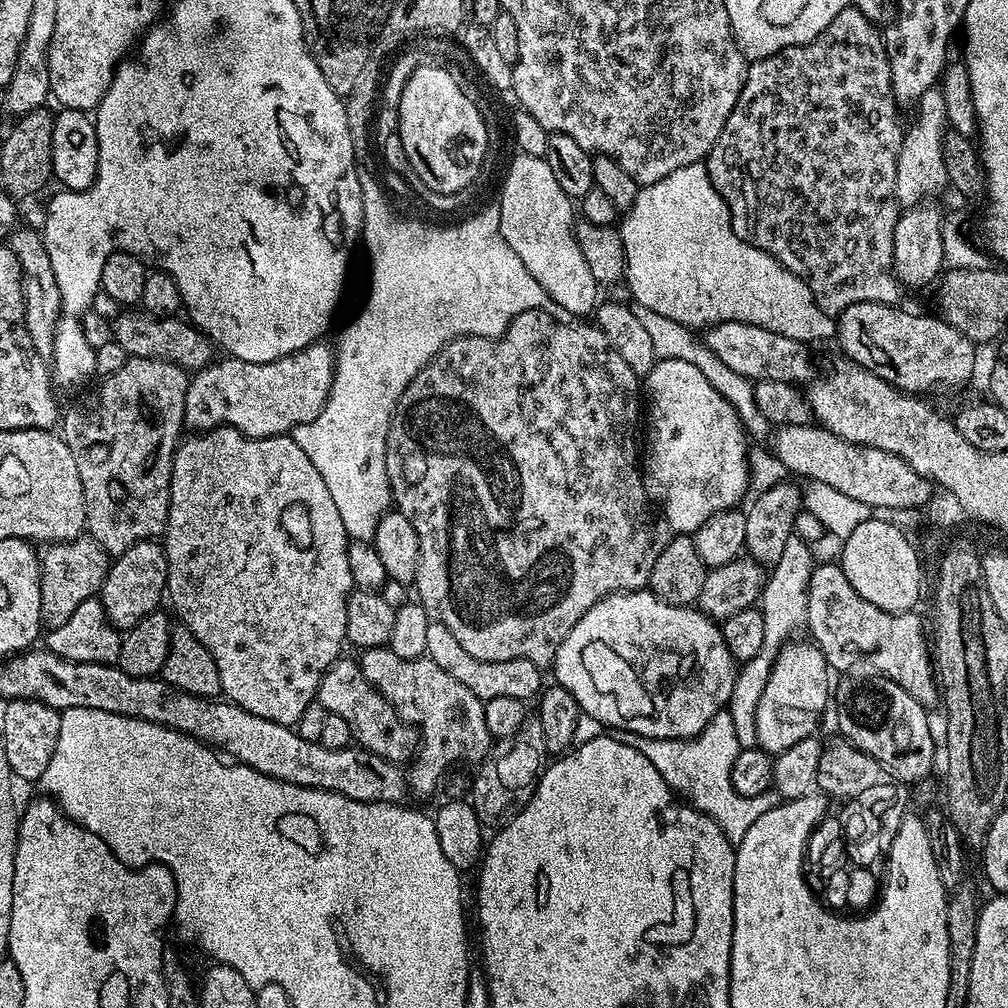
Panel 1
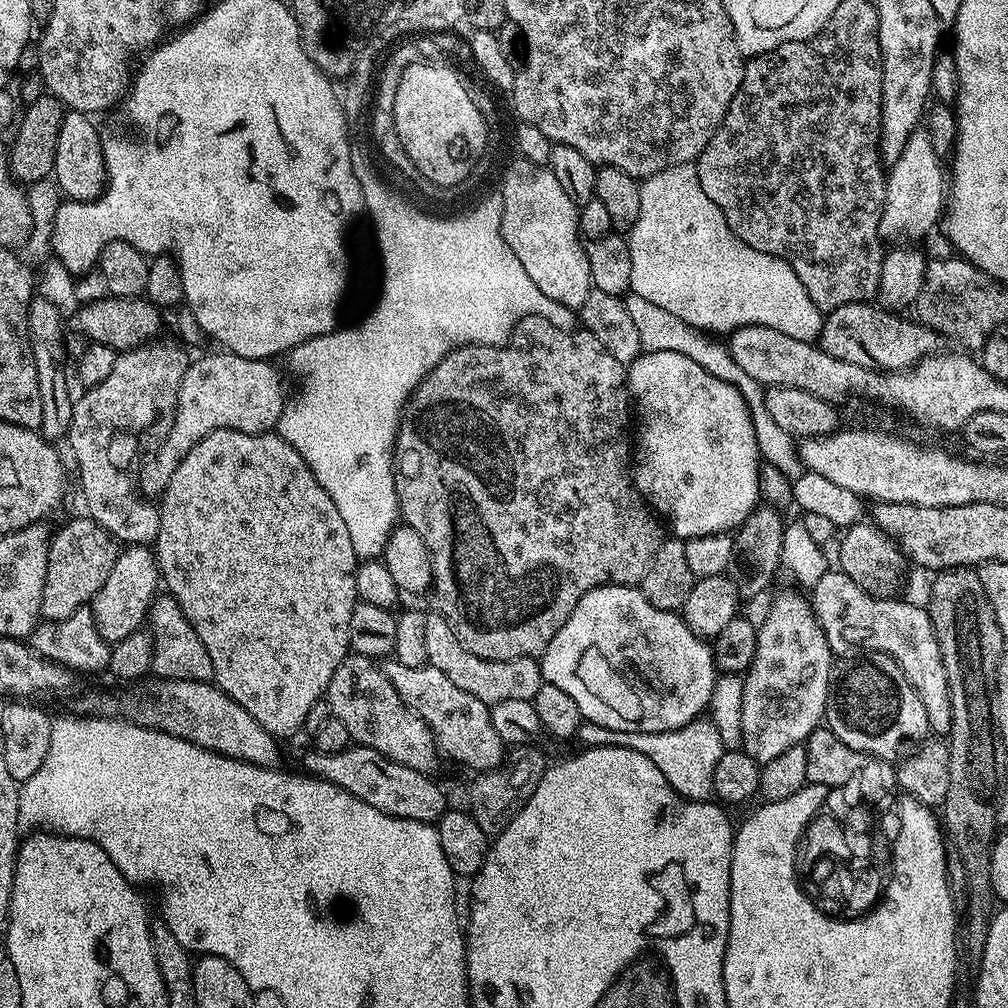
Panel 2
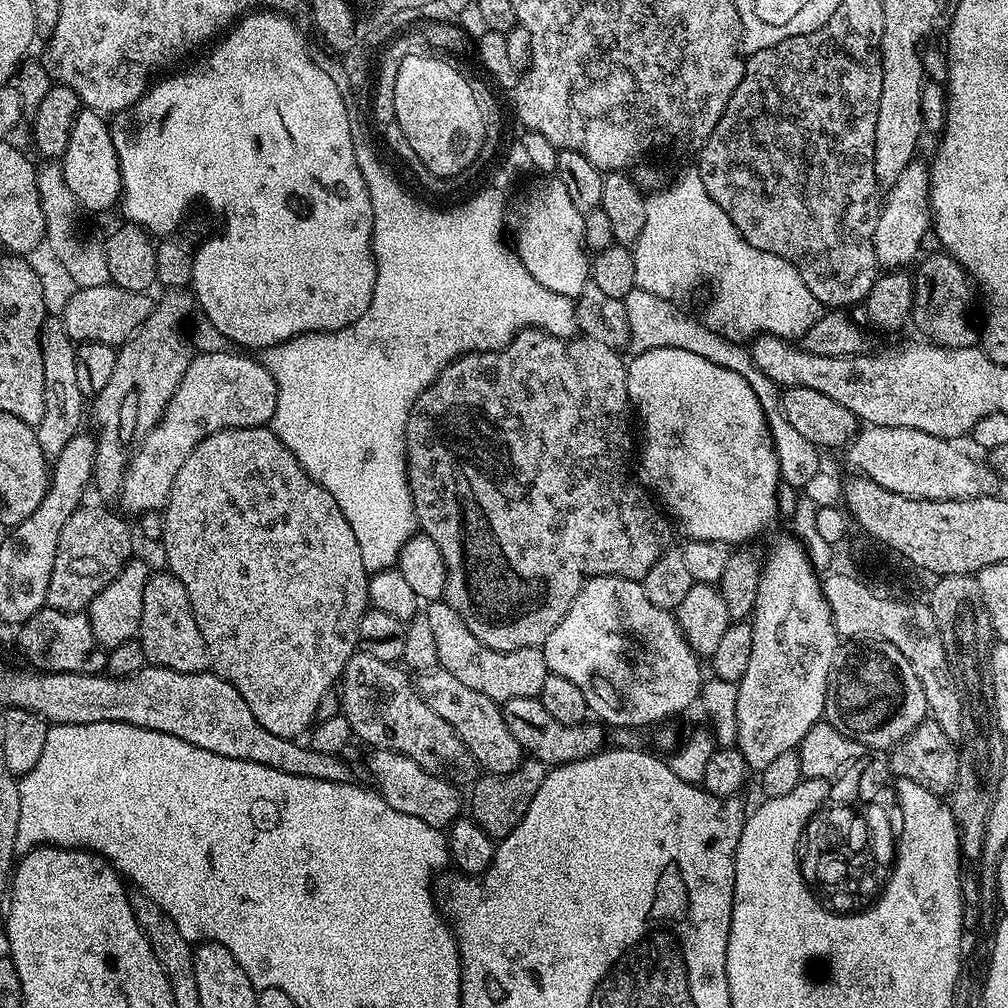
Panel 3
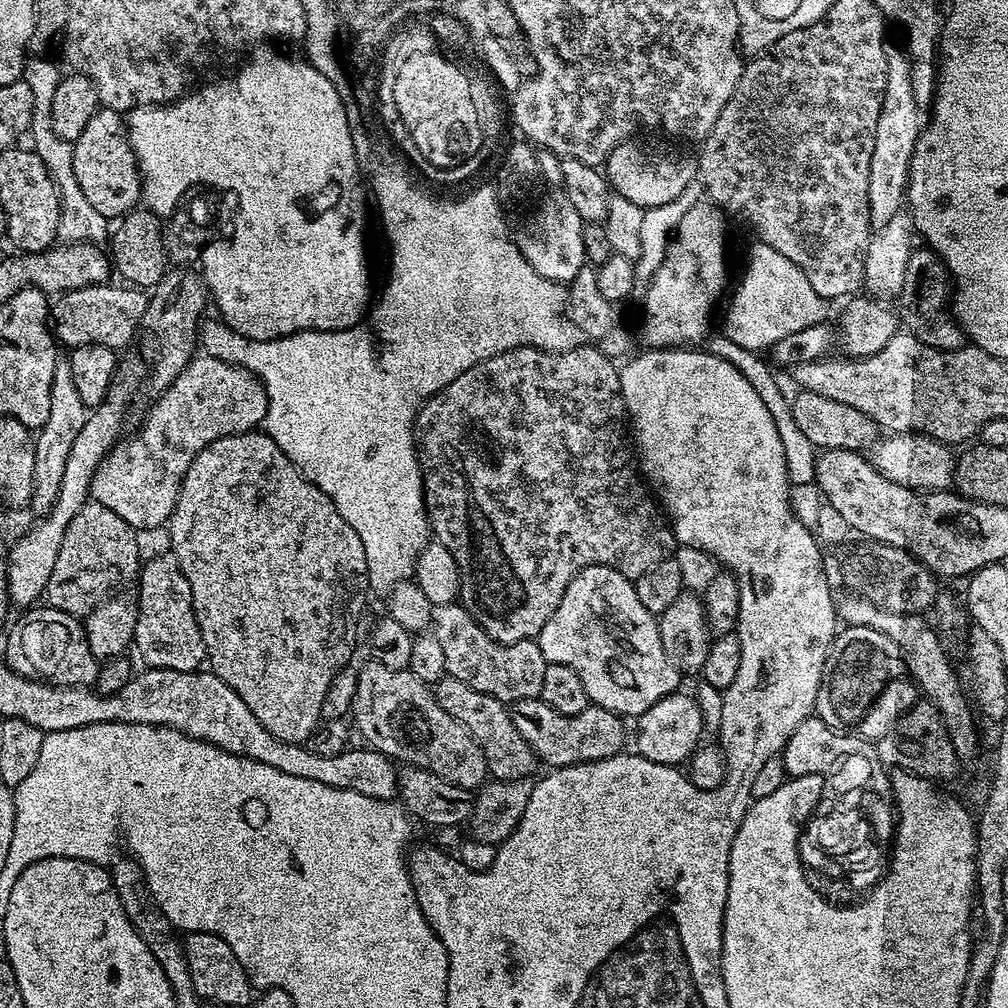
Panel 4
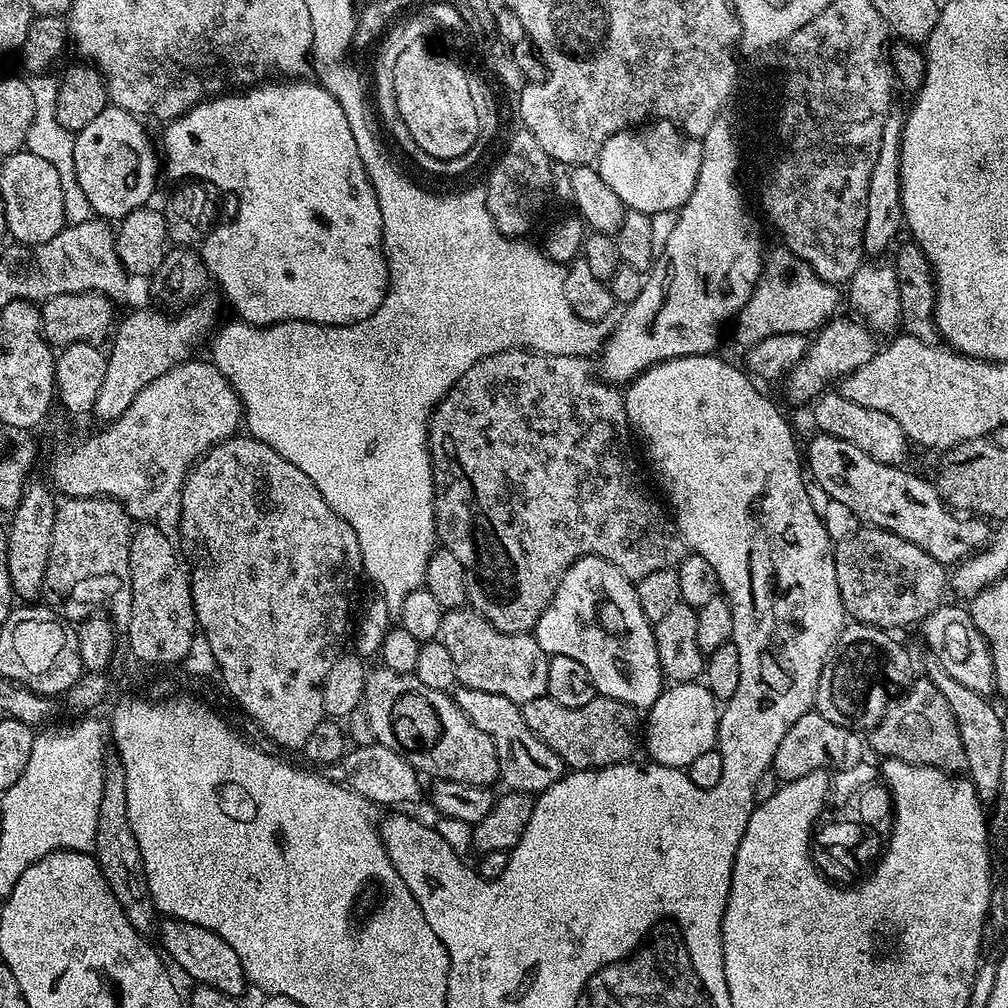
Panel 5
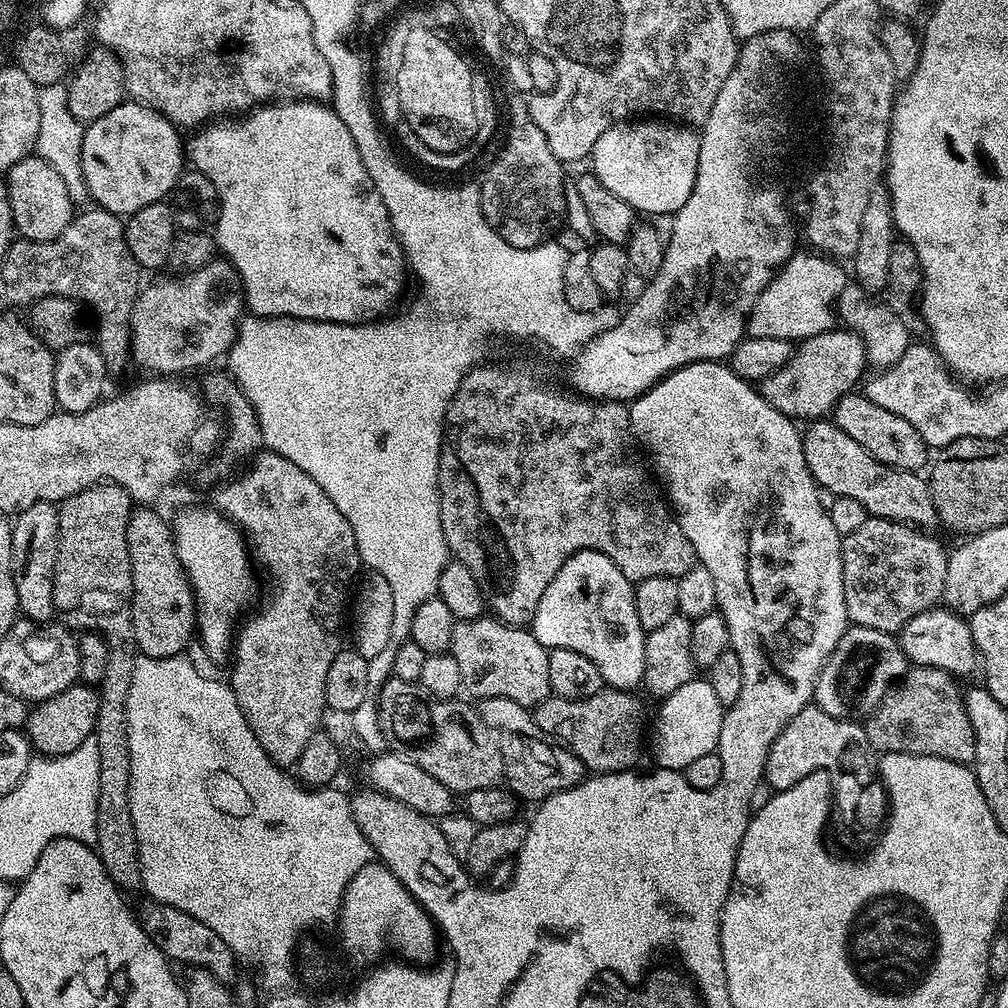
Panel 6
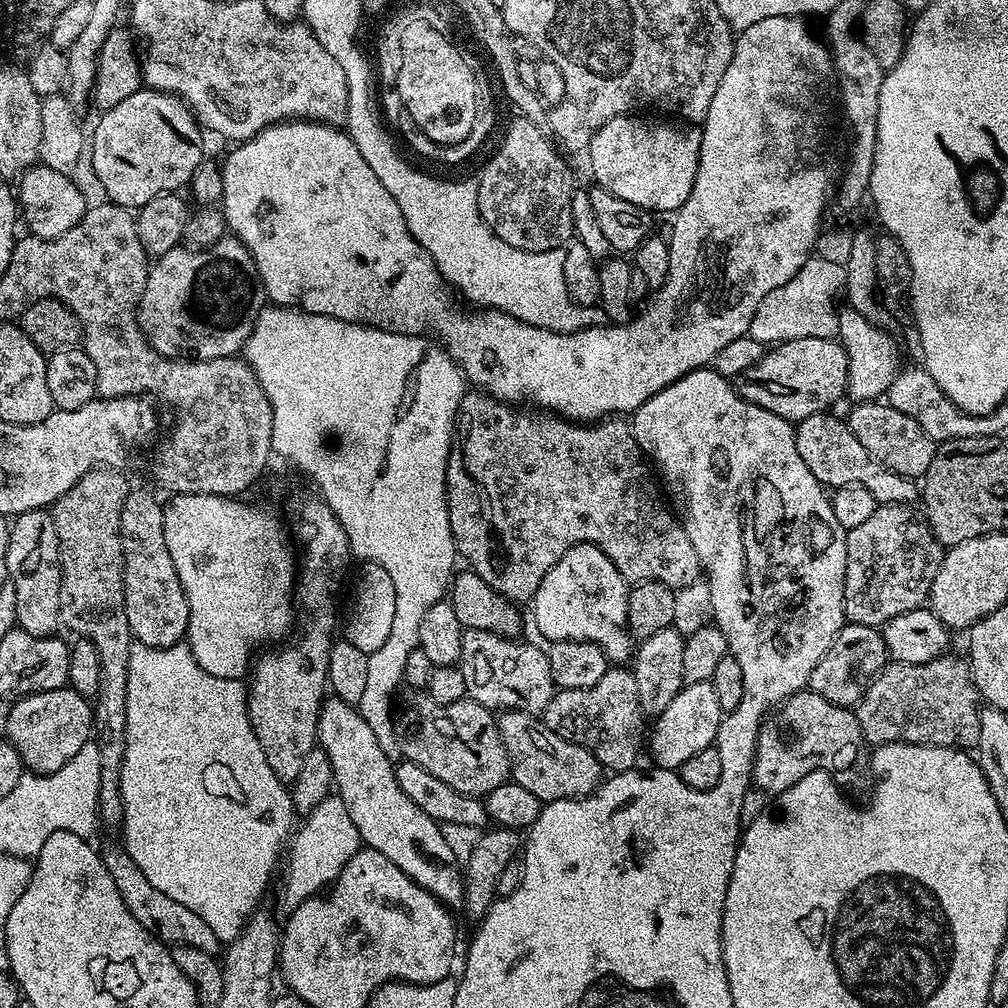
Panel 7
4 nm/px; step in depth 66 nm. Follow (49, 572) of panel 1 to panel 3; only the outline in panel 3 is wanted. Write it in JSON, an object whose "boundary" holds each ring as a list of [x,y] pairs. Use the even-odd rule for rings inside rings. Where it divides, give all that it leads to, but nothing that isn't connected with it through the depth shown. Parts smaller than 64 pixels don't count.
{"boundary":[[[81,506],[74,514],[70,514],[70,522],[62,526],[62,534],[58,538],[54,570],[50,574],[47,607],[56,608],[59,612],[84,612],[88,603],[123,570],[129,560],[133,559],[132,532],[128,529],[127,522],[123,520],[125,517],[120,516],[115,516],[104,508],[87,508],[87,506]]]}

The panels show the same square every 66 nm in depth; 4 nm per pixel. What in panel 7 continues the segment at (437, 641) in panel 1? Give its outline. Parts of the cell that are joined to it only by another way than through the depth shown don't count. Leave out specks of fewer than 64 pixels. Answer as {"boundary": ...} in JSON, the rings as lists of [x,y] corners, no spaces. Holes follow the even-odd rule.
{"boundary":[[[486,630],[465,631],[462,638],[462,654],[460,655],[459,667],[462,670],[462,678],[466,678],[467,699],[477,700],[493,710],[507,710],[510,712],[525,712],[533,718],[539,717],[550,706],[553,696],[558,689],[550,674],[550,662],[548,653],[543,647],[535,648],[532,644],[519,644],[516,638],[499,636]]]}

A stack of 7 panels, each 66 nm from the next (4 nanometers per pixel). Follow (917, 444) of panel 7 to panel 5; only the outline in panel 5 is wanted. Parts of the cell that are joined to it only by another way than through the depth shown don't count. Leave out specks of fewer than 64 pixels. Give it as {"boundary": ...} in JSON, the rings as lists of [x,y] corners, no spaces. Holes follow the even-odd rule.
{"boundary":[[[828,390],[817,396],[811,408],[812,420],[820,427],[817,429],[823,435],[842,438],[842,442],[850,442],[850,446],[858,446],[858,450],[870,454],[870,458],[883,464],[900,466],[905,463],[910,441],[902,426],[898,426],[898,422],[894,422],[890,414],[882,410],[874,410],[870,406],[858,406],[858,402],[850,402],[850,398],[840,395],[836,390]]]}

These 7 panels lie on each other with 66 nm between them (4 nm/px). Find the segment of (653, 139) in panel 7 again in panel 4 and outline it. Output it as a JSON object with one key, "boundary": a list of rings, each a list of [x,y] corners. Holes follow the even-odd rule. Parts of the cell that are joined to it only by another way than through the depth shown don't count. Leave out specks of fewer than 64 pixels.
{"boundary":[[[636,142],[619,144],[608,156],[606,179],[611,191],[622,197],[628,197],[632,202],[644,209],[654,206],[666,206],[666,202],[674,202],[679,196],[689,190],[688,183],[698,176],[698,164],[688,156],[667,156],[664,152],[647,152],[639,148]]]}

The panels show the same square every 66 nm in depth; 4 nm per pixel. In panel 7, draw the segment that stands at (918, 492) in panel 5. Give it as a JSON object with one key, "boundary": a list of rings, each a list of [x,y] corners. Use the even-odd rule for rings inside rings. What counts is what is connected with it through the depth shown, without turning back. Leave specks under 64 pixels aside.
{"boundary":[[[831,411],[810,414],[810,418],[802,418],[795,425],[798,454],[802,454],[802,462],[810,466],[810,474],[818,478],[825,489],[835,490],[851,484],[862,484],[874,494],[877,505],[912,504],[918,496],[918,484],[913,477],[899,476],[894,470],[878,463],[868,453],[866,446],[854,438],[847,423]]]}

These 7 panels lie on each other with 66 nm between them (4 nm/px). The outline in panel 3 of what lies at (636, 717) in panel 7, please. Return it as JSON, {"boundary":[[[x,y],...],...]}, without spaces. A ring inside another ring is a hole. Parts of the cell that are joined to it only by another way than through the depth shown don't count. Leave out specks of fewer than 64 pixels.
{"boundary":[[[535,696],[510,698],[503,701],[500,704],[500,713],[506,722],[506,730],[510,730],[510,734],[514,734],[521,749],[531,759],[540,760],[546,766],[569,764],[578,762],[582,758],[590,758],[595,752],[601,751],[606,744],[606,732],[604,736],[603,730],[605,731],[605,729],[599,723],[585,722],[566,726],[562,722],[554,722],[554,718],[550,718],[546,706],[542,706],[542,702]]]}

